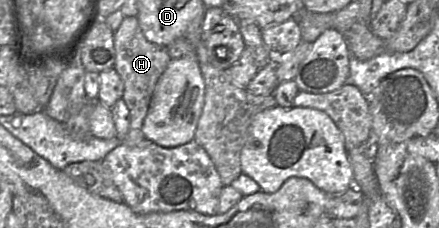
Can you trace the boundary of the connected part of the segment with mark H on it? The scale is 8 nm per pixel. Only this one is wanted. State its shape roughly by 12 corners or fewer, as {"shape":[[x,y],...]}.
{"shape":[[136,16],[114,33],[114,70],[130,114],[125,139],[145,139],[156,83],[171,61]]}

